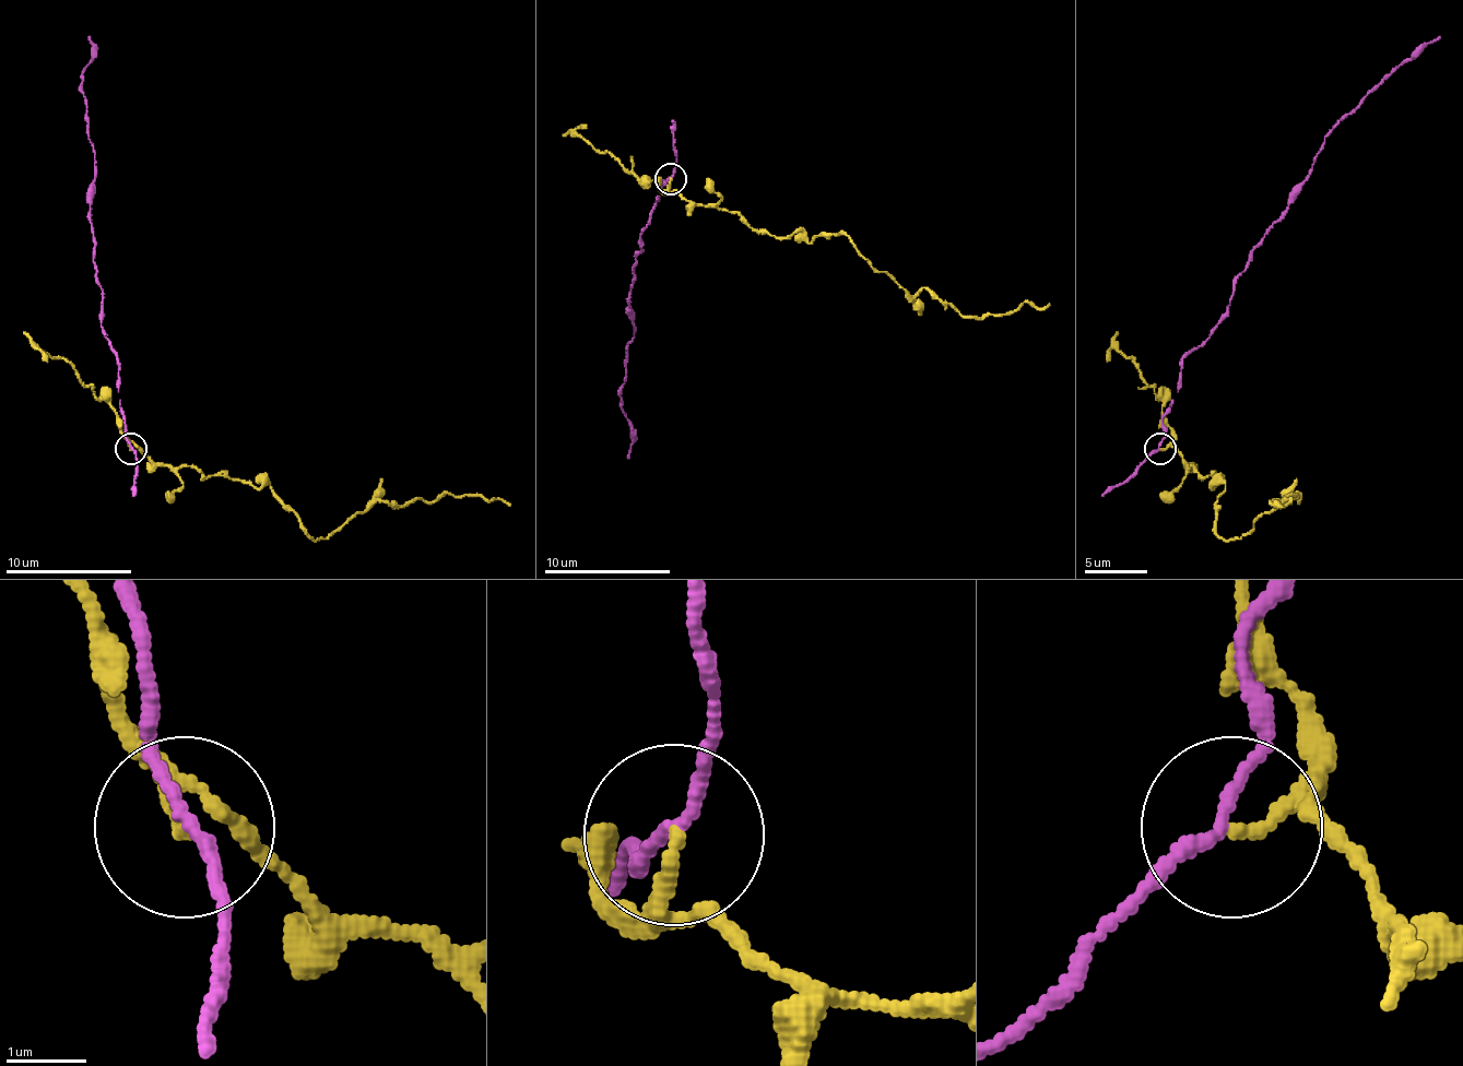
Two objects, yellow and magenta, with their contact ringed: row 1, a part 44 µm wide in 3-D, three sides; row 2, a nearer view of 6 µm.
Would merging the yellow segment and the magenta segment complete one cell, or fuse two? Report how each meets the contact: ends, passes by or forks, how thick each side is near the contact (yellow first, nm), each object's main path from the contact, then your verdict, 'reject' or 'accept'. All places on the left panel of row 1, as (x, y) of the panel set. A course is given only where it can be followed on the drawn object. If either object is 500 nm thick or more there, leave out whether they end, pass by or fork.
yellow ends; magenta passes by; calibres 180 and 140 nm; course yellow (130, 449), (205, 477), (266, 484), (317, 541), (374, 502), (424, 502), (452, 494), (509, 506); course magenta (130, 449), (92, 253), (89, 193), (95, 175), (83, 83), (92, 61), (89, 35); reject

